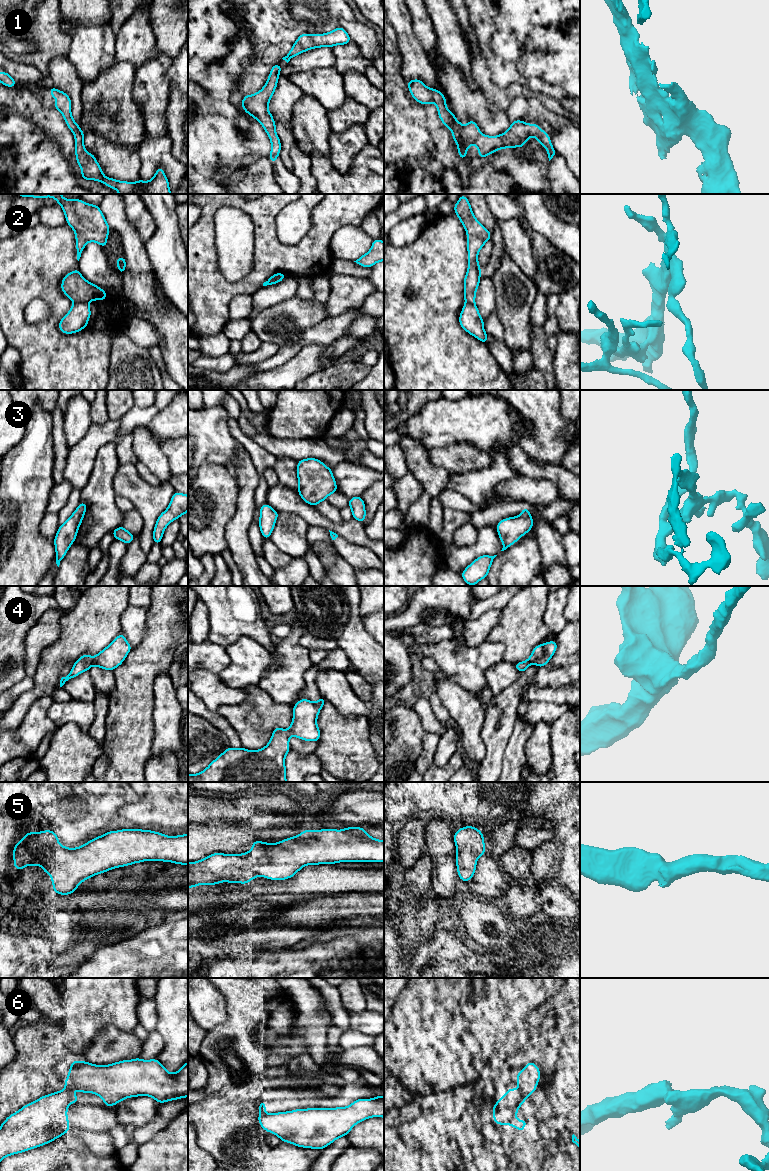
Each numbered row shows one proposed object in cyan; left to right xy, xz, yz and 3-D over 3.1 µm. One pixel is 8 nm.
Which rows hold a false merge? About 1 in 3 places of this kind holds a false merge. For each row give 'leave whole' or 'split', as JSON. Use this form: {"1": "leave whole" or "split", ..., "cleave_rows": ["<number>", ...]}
{"1": "leave whole", "2": "split", "3": "leave whole", "4": "leave whole", "5": "leave whole", "6": "split", "cleave_rows": ["2", "6"]}

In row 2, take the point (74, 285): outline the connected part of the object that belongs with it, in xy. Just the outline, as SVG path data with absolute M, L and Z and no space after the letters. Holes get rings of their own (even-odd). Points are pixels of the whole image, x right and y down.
M78 268L65 275L62 279L61 290L74 303L103 301L107 297L106 291L87 281Z

